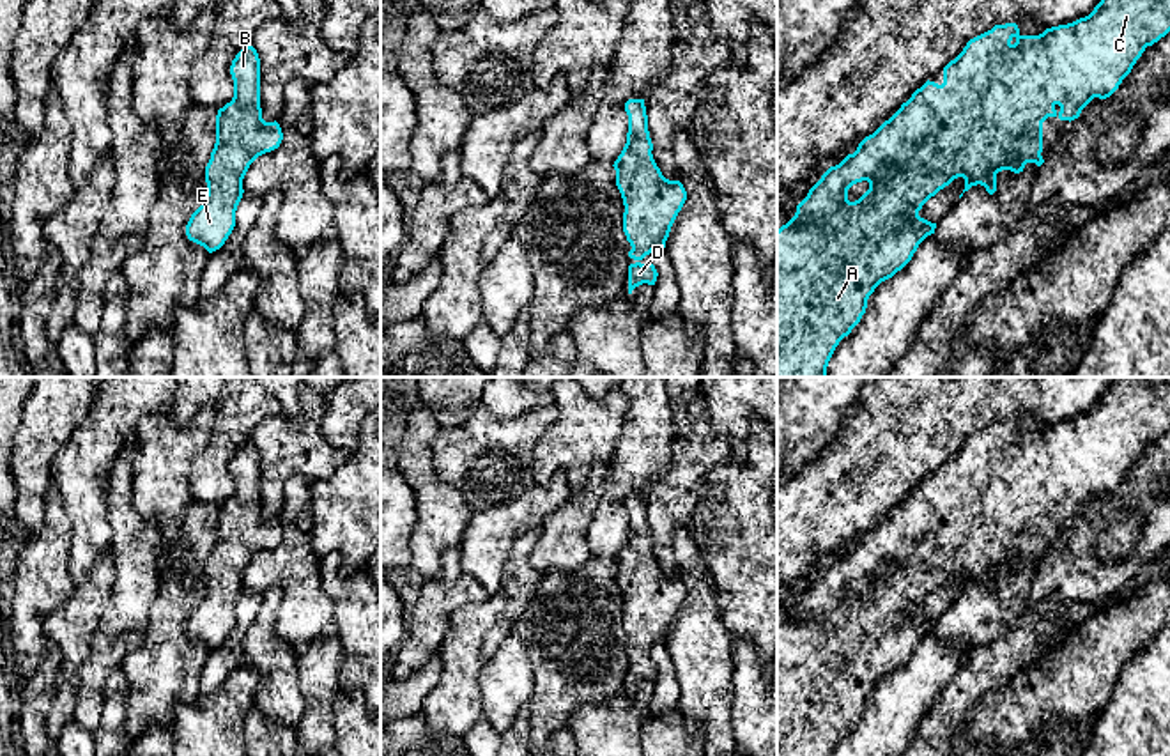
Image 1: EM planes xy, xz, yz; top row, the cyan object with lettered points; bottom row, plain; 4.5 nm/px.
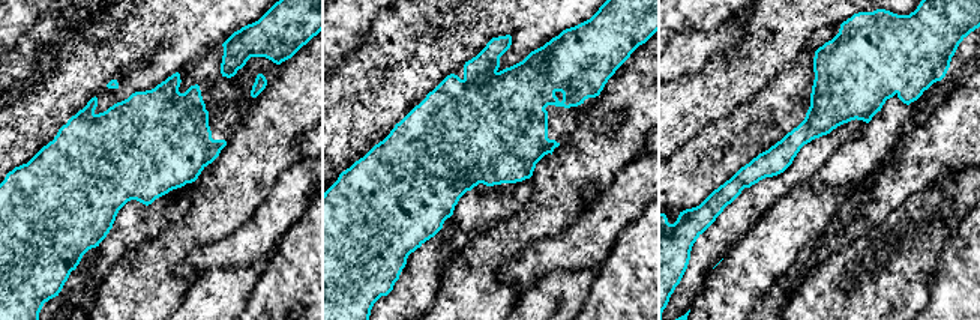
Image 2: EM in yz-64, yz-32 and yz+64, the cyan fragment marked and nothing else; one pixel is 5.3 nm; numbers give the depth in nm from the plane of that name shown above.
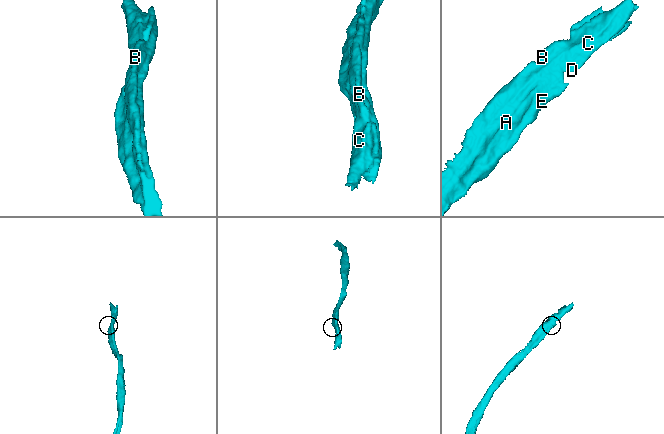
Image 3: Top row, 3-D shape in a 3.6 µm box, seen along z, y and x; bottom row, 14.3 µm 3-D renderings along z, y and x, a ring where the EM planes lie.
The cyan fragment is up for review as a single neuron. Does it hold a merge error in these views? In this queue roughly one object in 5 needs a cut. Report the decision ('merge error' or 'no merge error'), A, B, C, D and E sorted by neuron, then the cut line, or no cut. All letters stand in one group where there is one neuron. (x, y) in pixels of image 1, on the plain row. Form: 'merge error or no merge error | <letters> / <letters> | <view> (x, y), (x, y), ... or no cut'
no merge error | A B C D E | no cut

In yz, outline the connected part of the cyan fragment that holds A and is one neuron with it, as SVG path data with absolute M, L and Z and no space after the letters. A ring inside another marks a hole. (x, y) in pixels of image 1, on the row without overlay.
M1115 377L1105 388L1101 398L1094 407L1067 421L1046 425L1039 432L1021 432L1016 420L995 421L991 427L970 436L963 448L943 464L943 480L926 478L917 485L901 505L885 517L873 531L866 533L853 551L848 551L839 561L830 563L821 575L809 586L807 593L797 602L795 613L777 627L777 756L830 756L839 738L851 729L860 719L867 705L867 696L874 685L901 667L917 648L919 641L935 630L936 620L919 613L922 602L935 593L940 586L949 582L954 575L965 575L965 588L972 582L984 582L989 591L997 588L997 570L1011 567L1023 568L1027 559L1041 563L1044 559L1043 549L1043 519L1048 513L1060 517L1074 517L1081 506L1094 496L1110 494L1122 476L1131 469L1136 457L1147 443L1152 443L1170 428L1170 377ZM867 577L869 586L855 598L848 597L848 586Z

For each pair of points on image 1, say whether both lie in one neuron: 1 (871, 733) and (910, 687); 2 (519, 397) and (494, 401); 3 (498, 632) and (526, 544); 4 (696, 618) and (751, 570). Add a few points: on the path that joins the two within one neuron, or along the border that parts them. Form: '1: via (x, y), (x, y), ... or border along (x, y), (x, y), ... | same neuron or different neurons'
1: via (882, 723), (901, 698) | same neuron
2: via (514, 397), (500, 397) | same neuron
3: via (508, 611), (515, 604), (519, 592), (519, 565) | same neuron
4: border along (705, 562), (721, 620), (730, 632) | different neurons

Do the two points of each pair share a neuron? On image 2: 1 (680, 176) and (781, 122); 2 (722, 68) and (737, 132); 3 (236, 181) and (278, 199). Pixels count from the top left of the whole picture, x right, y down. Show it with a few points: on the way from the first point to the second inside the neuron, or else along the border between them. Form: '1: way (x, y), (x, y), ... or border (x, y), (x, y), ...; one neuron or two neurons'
1: way (706, 161), (722, 146), (757, 126); one neuron
2: border (751, 99), (701, 128); two neurons
3: border (290, 167), (279, 176), (245, 221); two neurons

